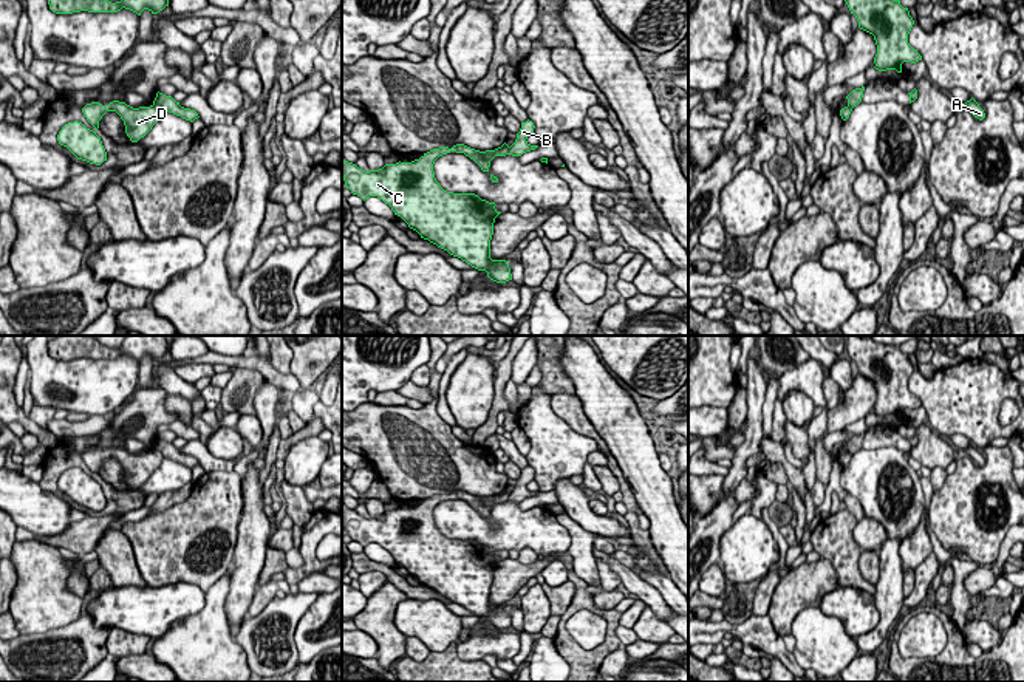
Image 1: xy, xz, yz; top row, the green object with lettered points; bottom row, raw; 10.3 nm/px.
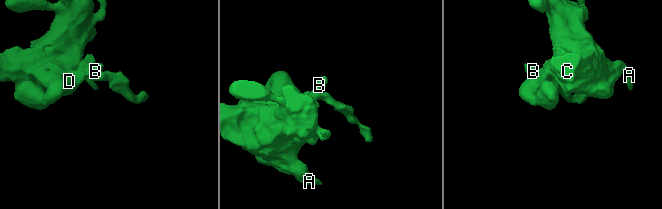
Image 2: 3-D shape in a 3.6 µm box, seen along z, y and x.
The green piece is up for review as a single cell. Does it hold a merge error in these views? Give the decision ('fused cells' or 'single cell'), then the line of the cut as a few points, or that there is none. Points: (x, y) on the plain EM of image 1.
fused cells | xy (153, 449), (164, 456)

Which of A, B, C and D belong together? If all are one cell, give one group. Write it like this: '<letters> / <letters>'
A C D / B

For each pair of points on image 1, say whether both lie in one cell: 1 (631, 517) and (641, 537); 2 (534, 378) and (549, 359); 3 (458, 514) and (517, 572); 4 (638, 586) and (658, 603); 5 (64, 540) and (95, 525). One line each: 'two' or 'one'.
1: one
2: two
3: two
4: one
5: one

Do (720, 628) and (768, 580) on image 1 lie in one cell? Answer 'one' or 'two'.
two

